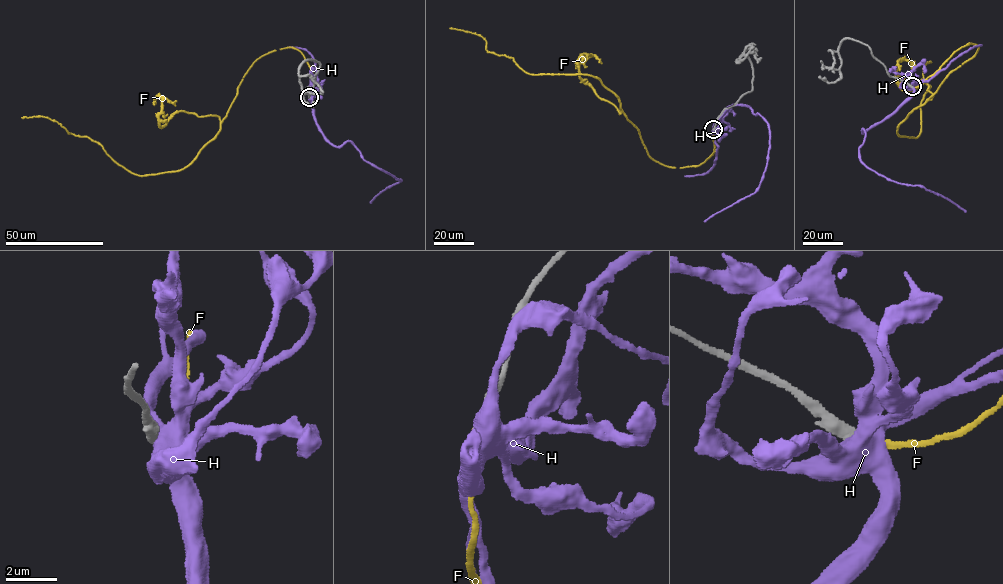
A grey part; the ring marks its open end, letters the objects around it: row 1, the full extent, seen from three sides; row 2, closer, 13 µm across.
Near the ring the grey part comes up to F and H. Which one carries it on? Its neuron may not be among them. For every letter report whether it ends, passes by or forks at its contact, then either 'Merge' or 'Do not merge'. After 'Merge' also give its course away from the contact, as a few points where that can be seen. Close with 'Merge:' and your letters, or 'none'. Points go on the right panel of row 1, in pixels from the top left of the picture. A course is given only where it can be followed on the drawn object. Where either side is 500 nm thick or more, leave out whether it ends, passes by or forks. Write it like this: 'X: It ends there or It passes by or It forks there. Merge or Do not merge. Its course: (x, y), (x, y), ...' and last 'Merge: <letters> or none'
F: It ends there. Merge. Its course: (911, 86), (958, 49), (978, 45), (899, 124), (900, 136), (916, 138), (930, 87), (923, 70), (931, 62)
H: Do not merge
Merge: F

